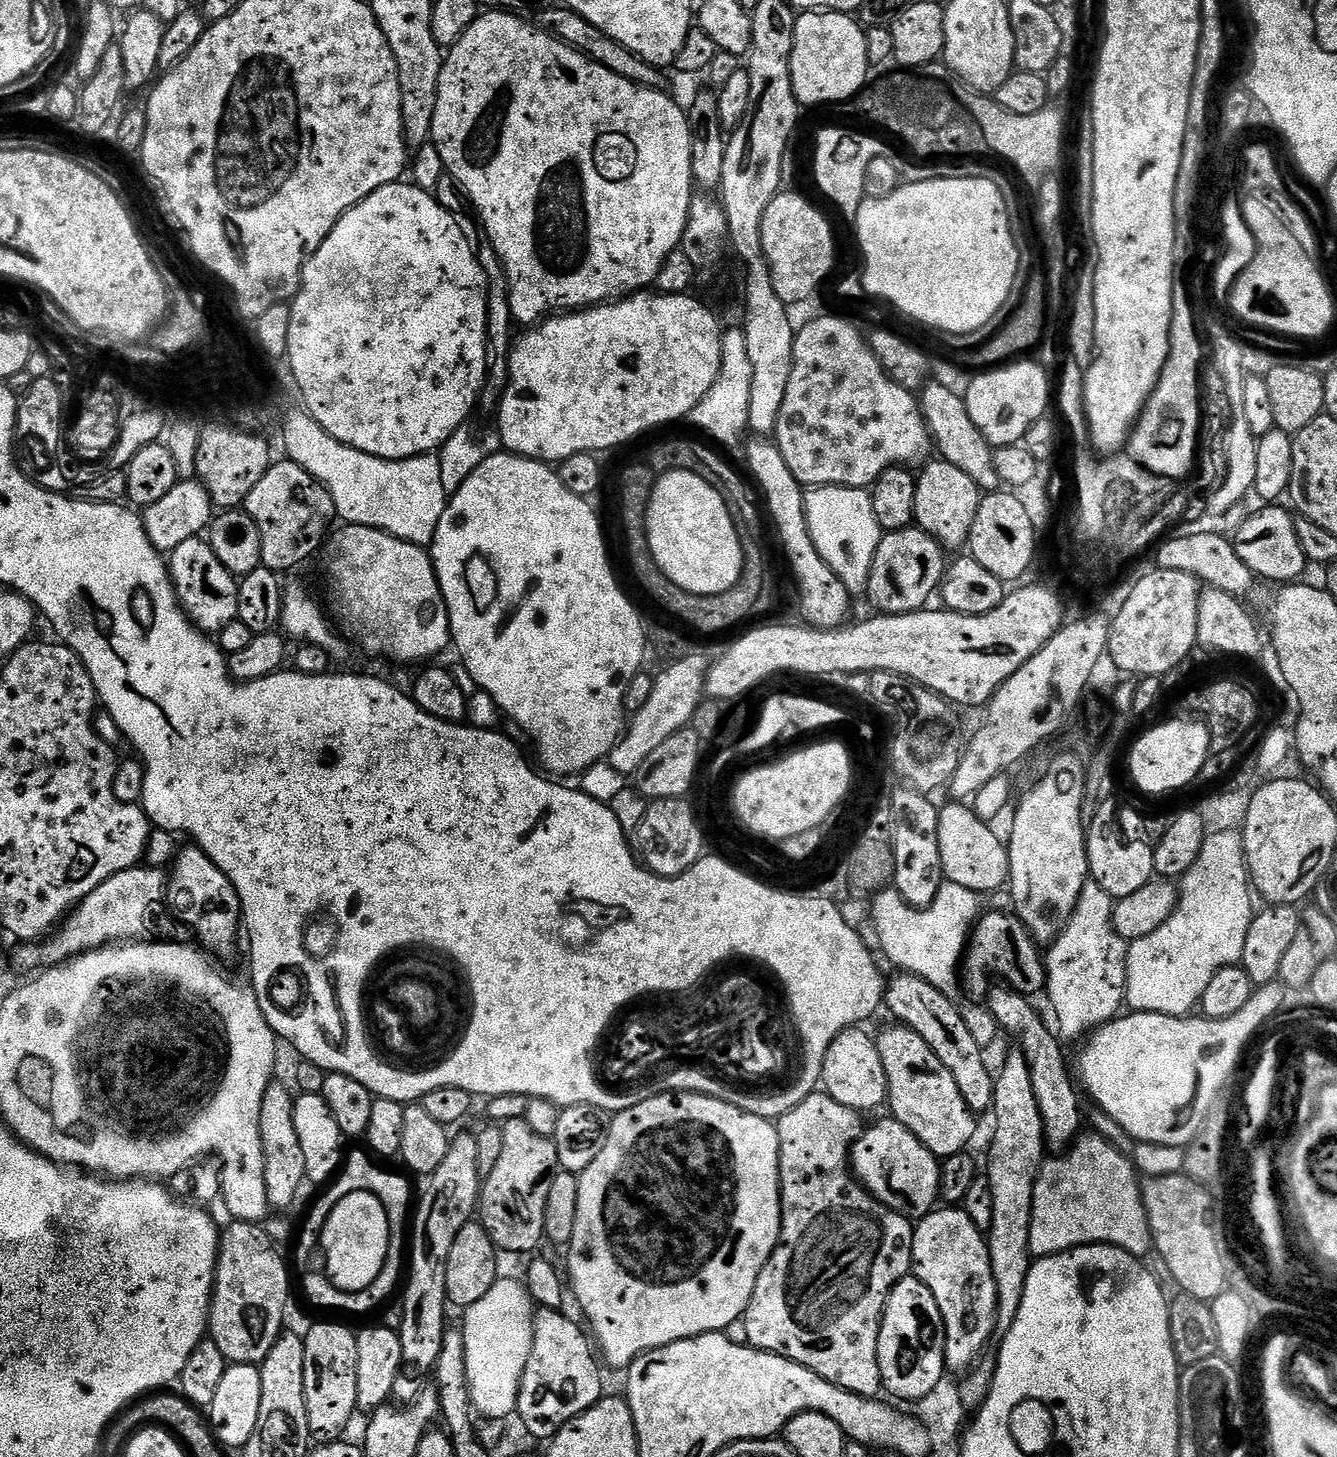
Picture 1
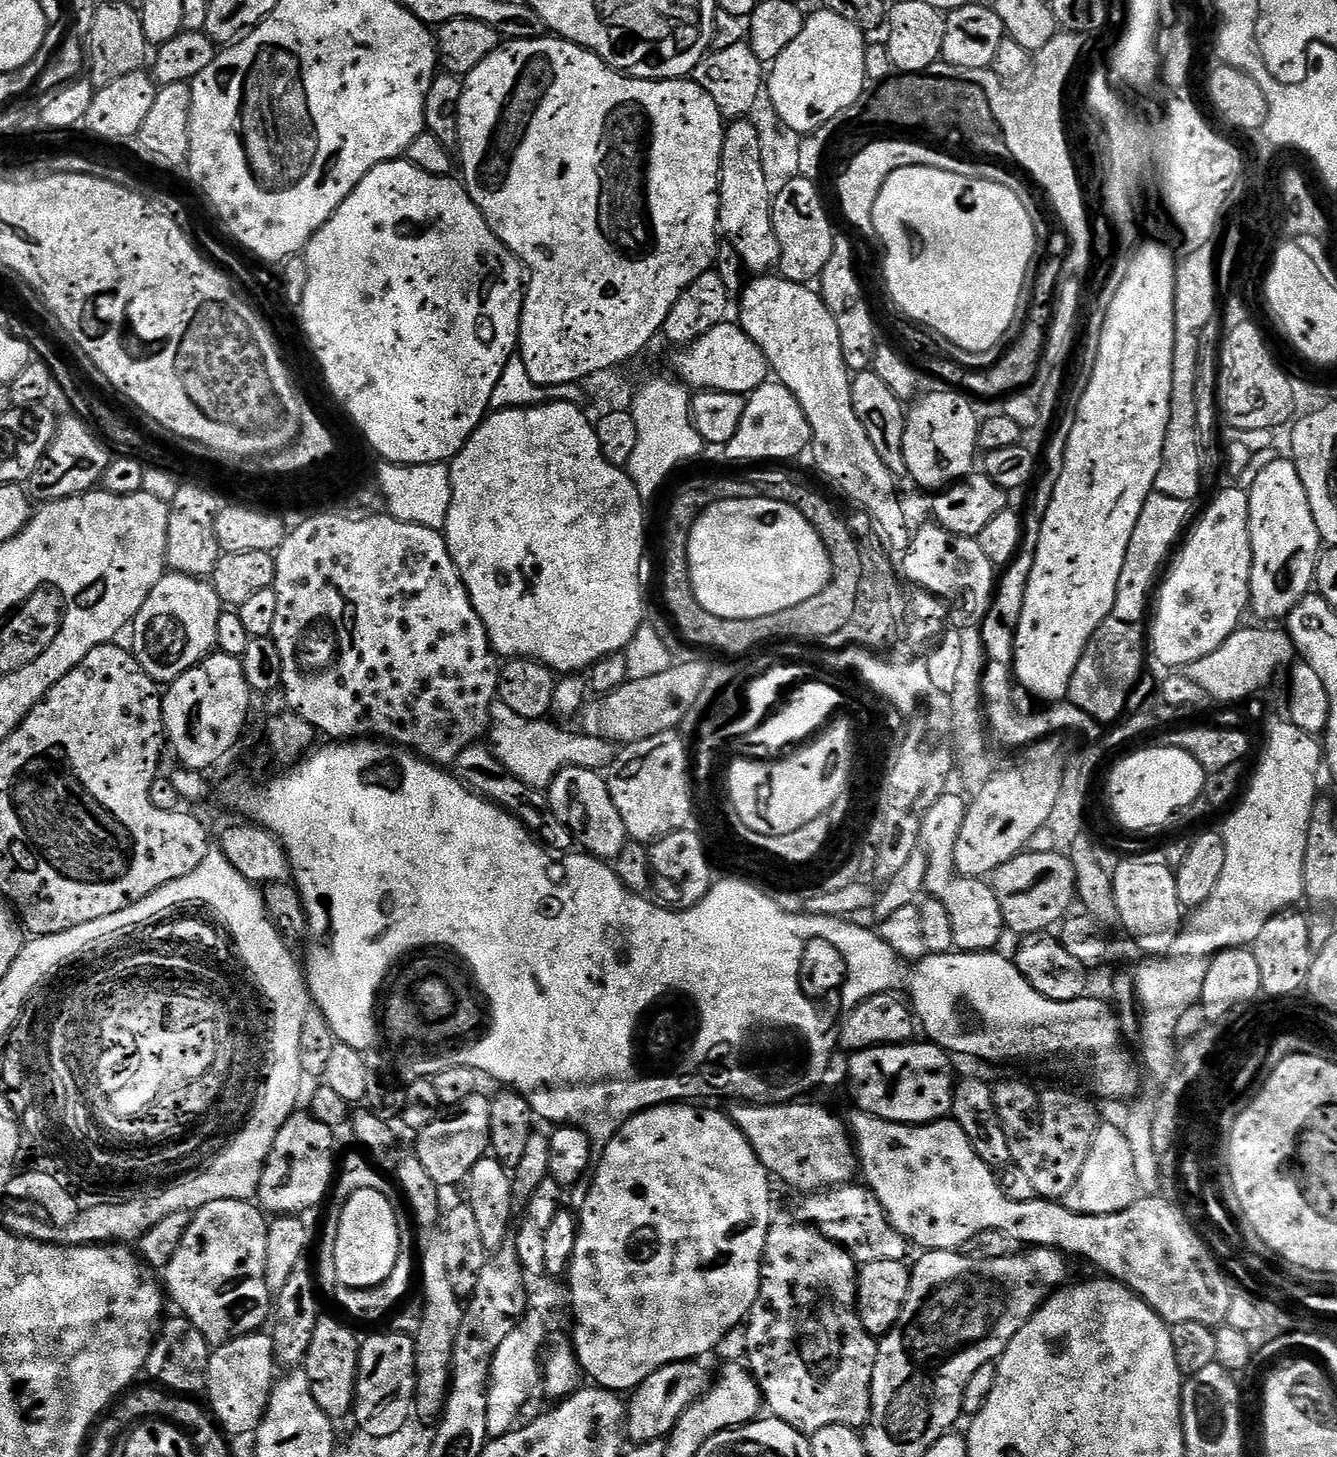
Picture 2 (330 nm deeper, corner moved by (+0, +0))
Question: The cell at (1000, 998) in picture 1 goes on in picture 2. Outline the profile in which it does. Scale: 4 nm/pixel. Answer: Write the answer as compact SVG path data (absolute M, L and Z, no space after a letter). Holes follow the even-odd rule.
M952 790L945 791L938 802L926 810L926 818L922 818L920 823L920 844L928 855L924 892L946 906L946 914L950 914L952 946L955 951L990 952L999 945L996 943L1000 935L1005 935L1004 919L991 883L975 876L961 876L956 871L954 846L958 846L958 834L962 834L962 822L966 822L968 804L963 795L955 794Z

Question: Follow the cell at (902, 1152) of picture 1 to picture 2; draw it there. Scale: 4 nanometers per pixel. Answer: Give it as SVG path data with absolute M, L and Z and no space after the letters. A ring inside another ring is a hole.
M740 1102L731 1105L730 1119L736 1125L736 1129L740 1131L750 1142L750 1146L754 1150L754 1154L760 1159L760 1165L768 1171L769 1177L781 1180L788 1188L797 1188L797 1193L811 1194L821 1190L834 1188L842 1184L851 1184L858 1176L858 1157L854 1147L854 1141L850 1135L849 1129L846 1127L843 1119L839 1120L834 1113L828 1108L823 1108L820 1104L804 1104L808 1102L793 1102L791 1104L743 1104Z

